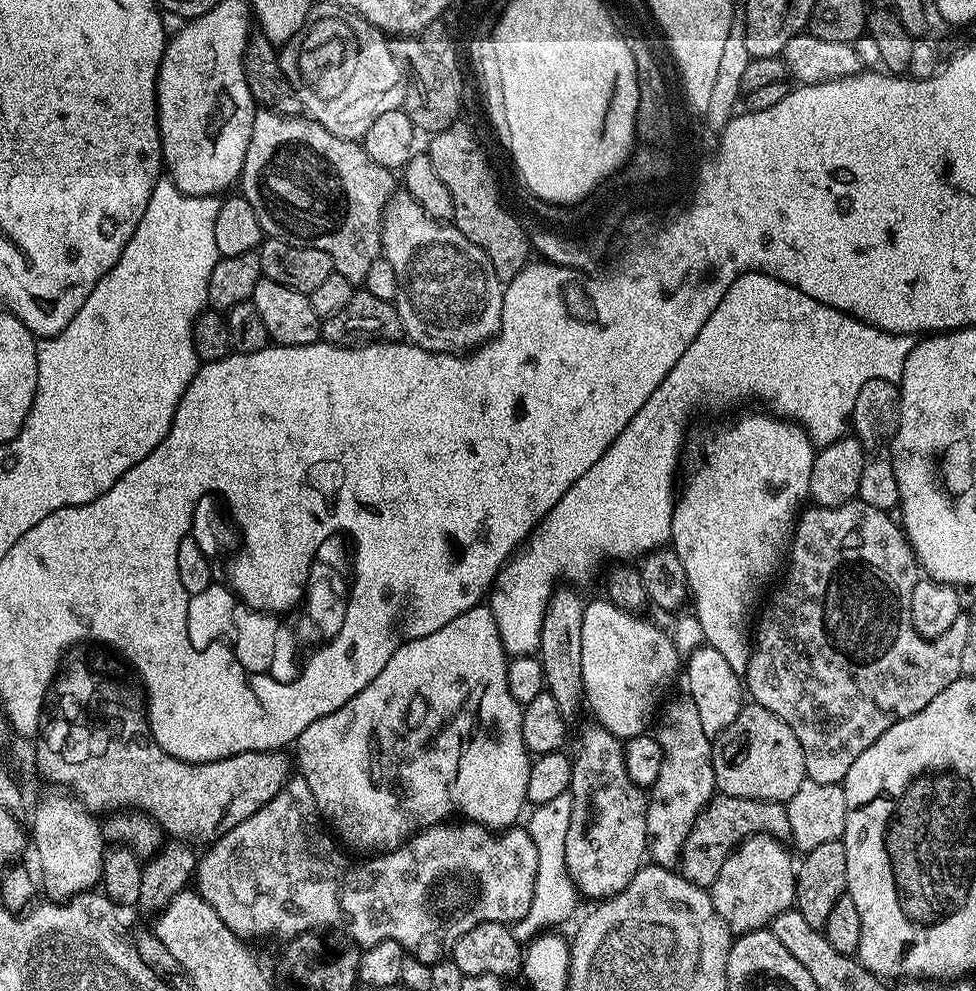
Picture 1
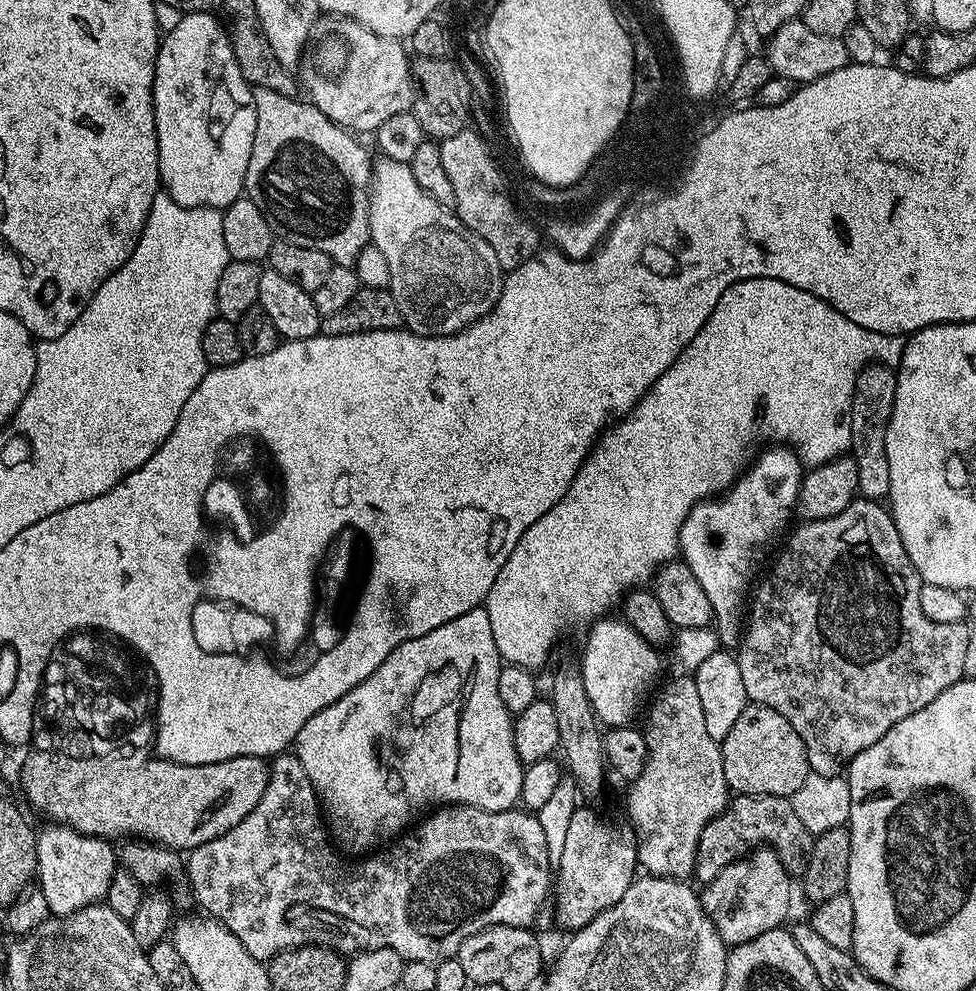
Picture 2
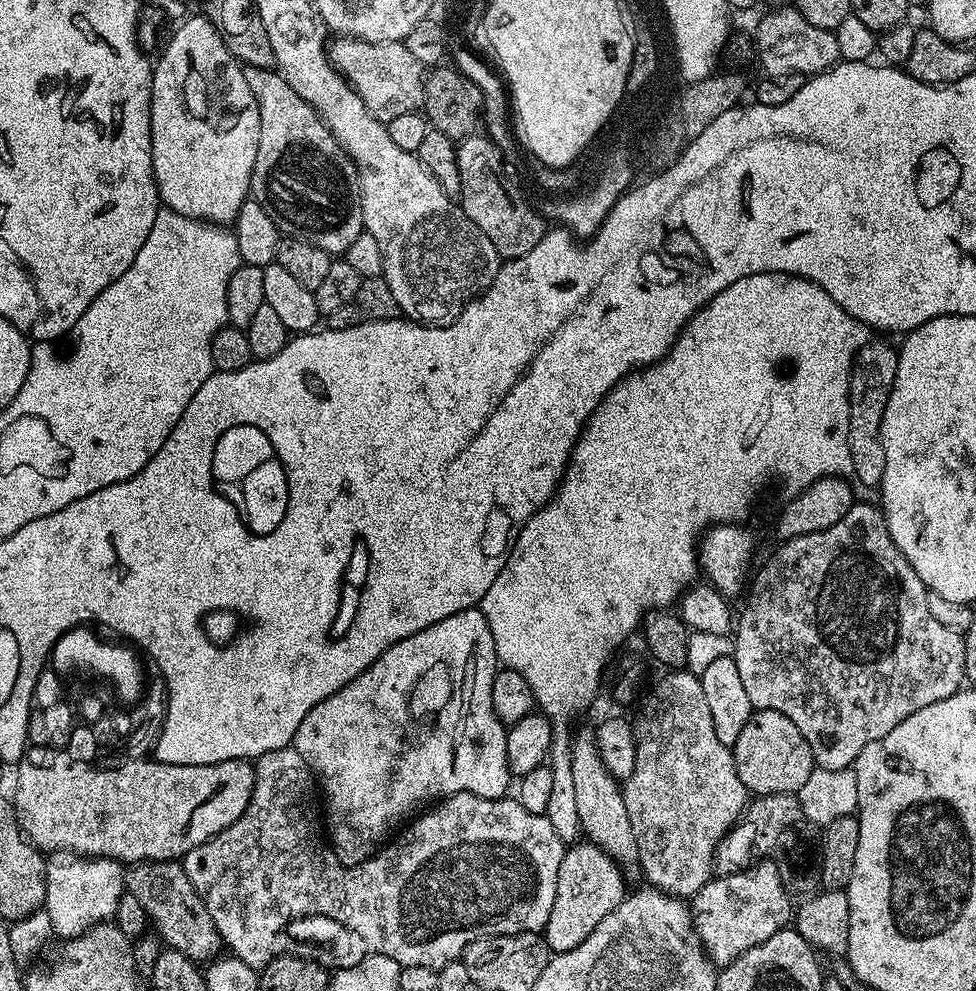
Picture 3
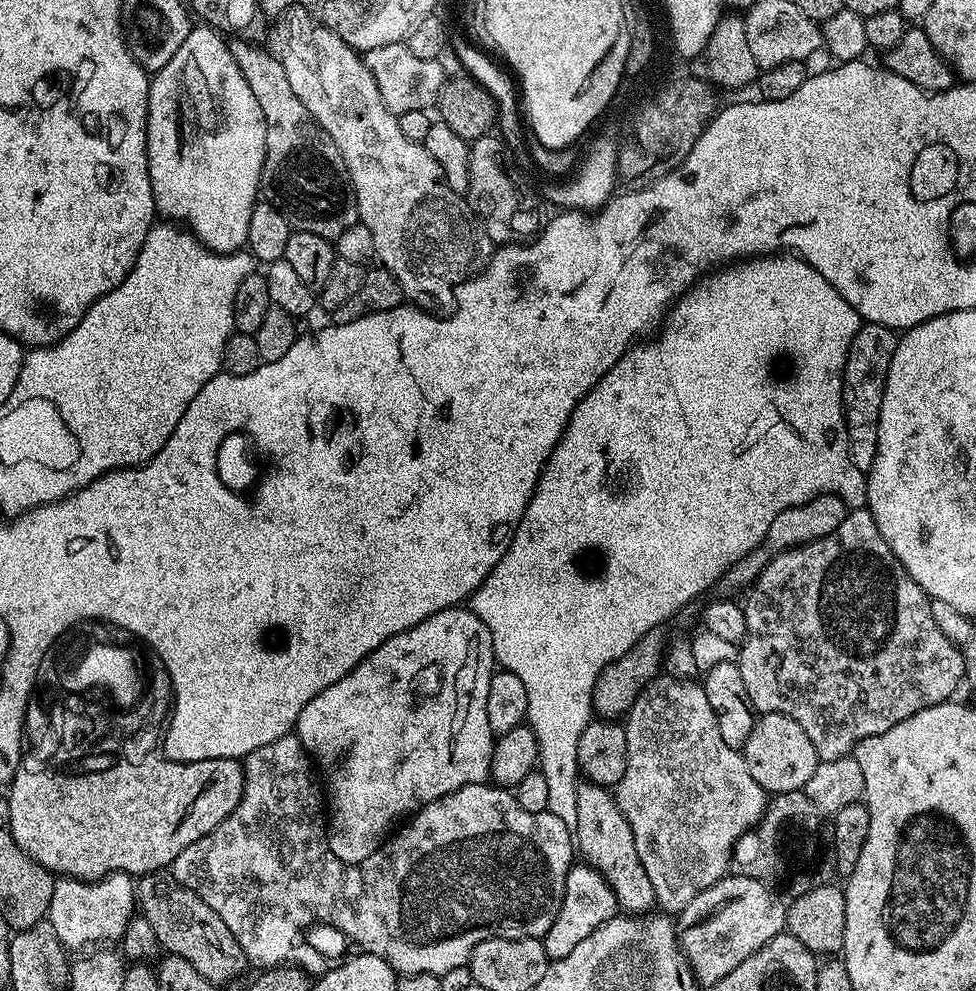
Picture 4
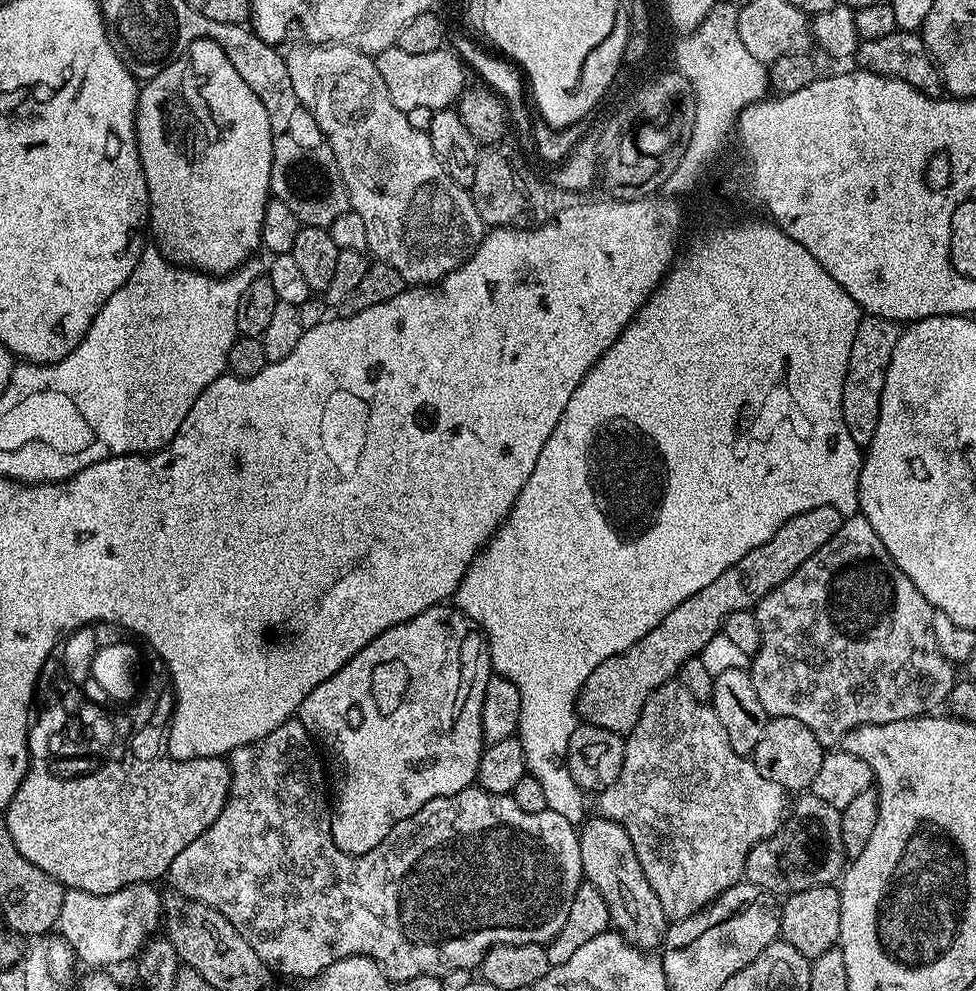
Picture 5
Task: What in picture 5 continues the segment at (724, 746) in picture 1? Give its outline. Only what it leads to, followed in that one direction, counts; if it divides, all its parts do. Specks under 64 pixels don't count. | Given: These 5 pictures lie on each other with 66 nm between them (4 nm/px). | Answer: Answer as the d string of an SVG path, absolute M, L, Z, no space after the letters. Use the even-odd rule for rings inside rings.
M773 716L769 719L766 730L762 730L762 738L758 738L758 746L754 746L750 759L758 770L758 774L762 774L762 778L770 778L770 782L778 782L778 786L782 786L789 793L800 794L811 789L814 778L817 777L818 770L822 767L825 753L825 745L818 742L810 726L802 726L798 718Z

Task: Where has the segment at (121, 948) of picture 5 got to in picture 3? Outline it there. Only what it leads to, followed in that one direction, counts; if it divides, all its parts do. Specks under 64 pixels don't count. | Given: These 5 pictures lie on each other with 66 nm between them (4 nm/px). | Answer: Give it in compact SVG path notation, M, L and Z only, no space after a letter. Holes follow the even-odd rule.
M52 854L46 860L46 898L43 911L50 914L53 933L60 938L75 938L94 924L111 921L118 910L118 902L124 897L125 869L118 860L107 860L105 856L77 858L72 854Z

